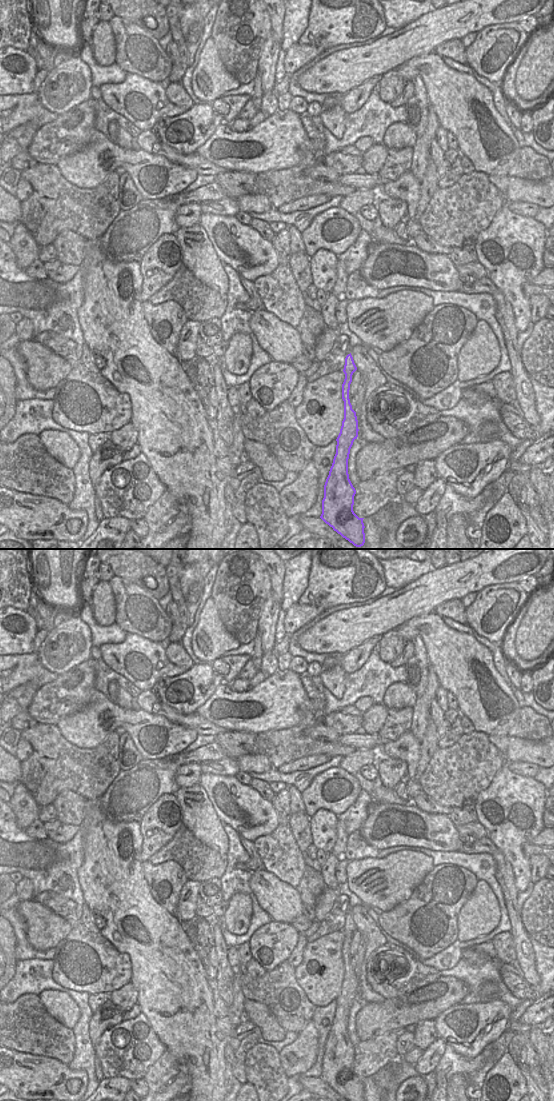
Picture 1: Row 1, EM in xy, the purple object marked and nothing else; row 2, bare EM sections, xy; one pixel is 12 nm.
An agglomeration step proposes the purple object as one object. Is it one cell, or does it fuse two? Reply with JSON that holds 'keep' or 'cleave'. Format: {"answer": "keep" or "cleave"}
{"answer": "cleave"}

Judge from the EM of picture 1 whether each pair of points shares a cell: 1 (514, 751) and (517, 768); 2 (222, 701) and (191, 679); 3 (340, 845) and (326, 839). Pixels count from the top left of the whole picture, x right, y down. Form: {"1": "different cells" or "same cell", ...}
{"1": "different cells", "2": "different cells", "3": "different cells"}

